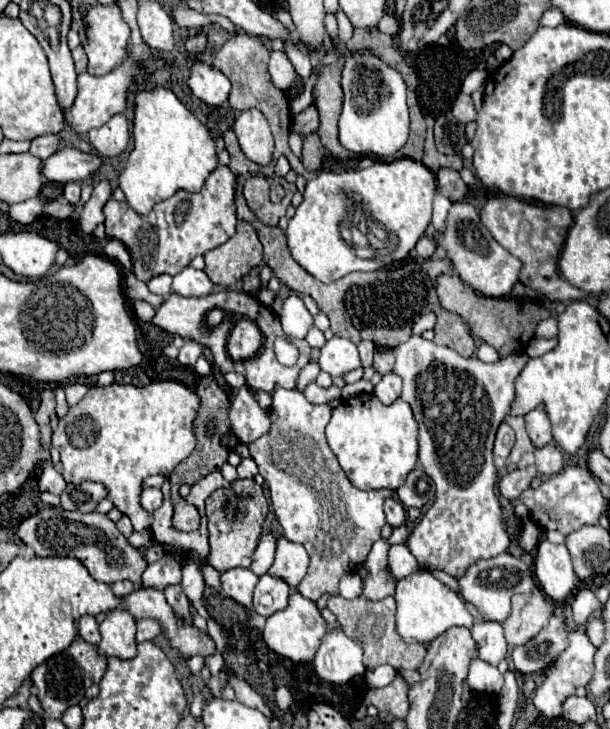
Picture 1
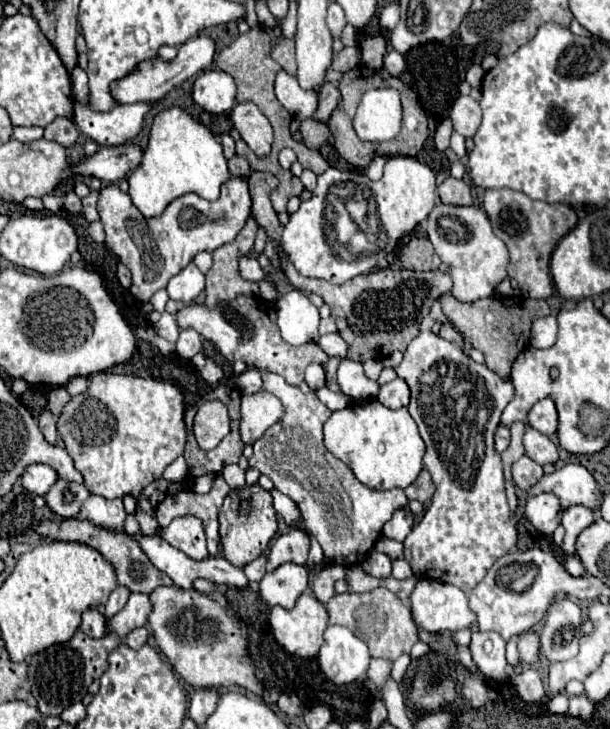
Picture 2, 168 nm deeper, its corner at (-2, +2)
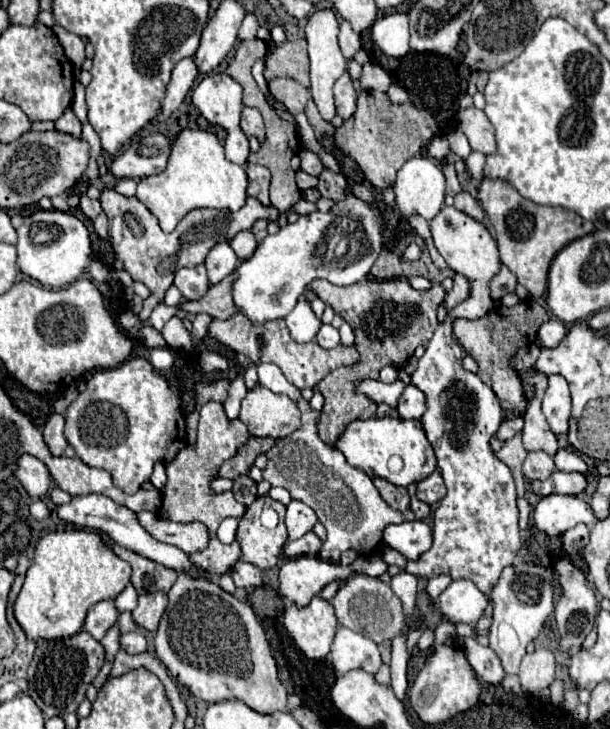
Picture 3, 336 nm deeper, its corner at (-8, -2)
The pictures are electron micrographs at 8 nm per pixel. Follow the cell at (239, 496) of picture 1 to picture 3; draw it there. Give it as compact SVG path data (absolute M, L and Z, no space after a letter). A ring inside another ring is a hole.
M259 496L251 506L247 506L243 518L239 520L237 542L241 544L241 560L243 562L249 562L249 564L255 564L261 570L273 568L279 562L279 554L281 554L281 548L283 548L285 540L287 540L285 506L281 502L275 502L269 496ZM264 522L265 526L263 526Z

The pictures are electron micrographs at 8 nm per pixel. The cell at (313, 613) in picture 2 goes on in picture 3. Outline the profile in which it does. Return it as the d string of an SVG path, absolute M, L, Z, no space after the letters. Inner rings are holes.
M315 596L305 608L289 604L283 612L283 626L307 658L321 660L331 650L337 618L331 602Z

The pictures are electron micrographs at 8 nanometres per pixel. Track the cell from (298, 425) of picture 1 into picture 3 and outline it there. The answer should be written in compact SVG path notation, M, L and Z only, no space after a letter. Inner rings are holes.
M259 364L259 384L275 394L289 396L301 410L301 426L293 434L279 438L267 452L267 468L263 470L263 478L271 486L287 488L293 500L301 500L315 510L319 522L327 528L329 538L323 542L323 548L319 552L323 560L339 562L339 556L347 550L355 550L357 554L367 556L377 548L377 544L381 544L383 530L389 524L415 520L415 514L411 510L393 510L379 496L377 488L365 472L351 468L339 450L319 438L321 412L311 408L311 404L301 396L301 390L297 390L275 364Z

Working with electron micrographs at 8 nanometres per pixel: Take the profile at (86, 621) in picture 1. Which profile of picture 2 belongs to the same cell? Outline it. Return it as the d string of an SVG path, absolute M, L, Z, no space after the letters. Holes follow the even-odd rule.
M97 608L85 610L81 616L81 630L91 638L103 638L105 636L105 618Z

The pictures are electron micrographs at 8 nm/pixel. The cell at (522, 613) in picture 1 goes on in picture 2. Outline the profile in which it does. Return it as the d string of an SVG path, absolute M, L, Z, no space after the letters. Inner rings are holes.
M531 630L519 636L519 660L523 664L539 662L539 636Z

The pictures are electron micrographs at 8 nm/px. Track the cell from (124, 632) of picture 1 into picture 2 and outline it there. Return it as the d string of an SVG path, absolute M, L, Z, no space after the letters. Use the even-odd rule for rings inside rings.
M131 594L127 604L123 606L123 610L111 618L109 632L115 632L121 638L125 638L127 632L147 624L151 610L153 610L153 606L149 600L149 594Z

